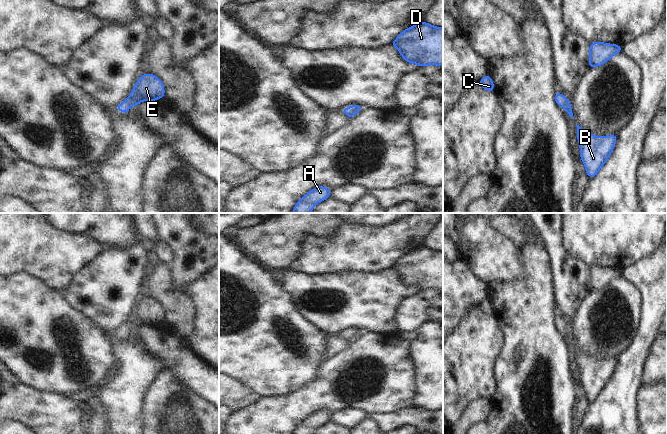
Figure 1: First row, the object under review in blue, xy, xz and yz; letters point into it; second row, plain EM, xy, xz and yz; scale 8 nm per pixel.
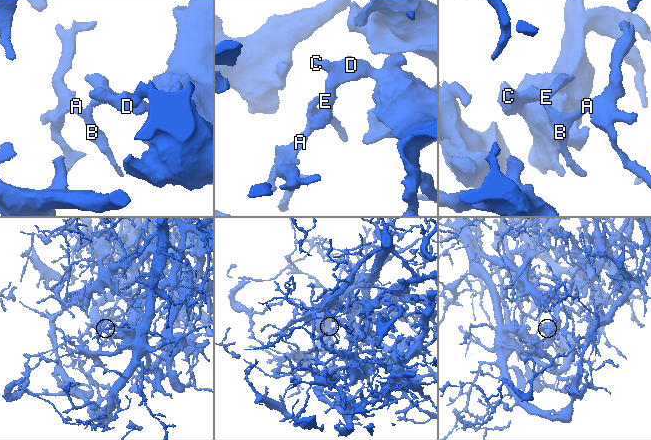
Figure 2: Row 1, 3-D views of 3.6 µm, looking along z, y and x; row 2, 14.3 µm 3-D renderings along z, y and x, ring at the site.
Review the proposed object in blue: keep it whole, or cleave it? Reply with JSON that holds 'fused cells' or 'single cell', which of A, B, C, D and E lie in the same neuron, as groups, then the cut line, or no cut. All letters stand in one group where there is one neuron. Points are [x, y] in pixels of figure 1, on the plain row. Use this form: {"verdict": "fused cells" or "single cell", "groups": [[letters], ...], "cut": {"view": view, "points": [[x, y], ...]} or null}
{"verdict": "single cell", "groups": [["A", "B", "C", "D", "E"]], "cut": null}

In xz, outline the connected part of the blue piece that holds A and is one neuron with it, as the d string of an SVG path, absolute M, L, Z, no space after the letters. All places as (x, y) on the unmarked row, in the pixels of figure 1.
M324 410L312 413L303 420L295 429L293 434L313 434L318 426L321 426L331 420L331 414Z

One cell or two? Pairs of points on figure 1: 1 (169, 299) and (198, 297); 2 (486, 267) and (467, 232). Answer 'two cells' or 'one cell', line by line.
1: two cells
2: one cell

